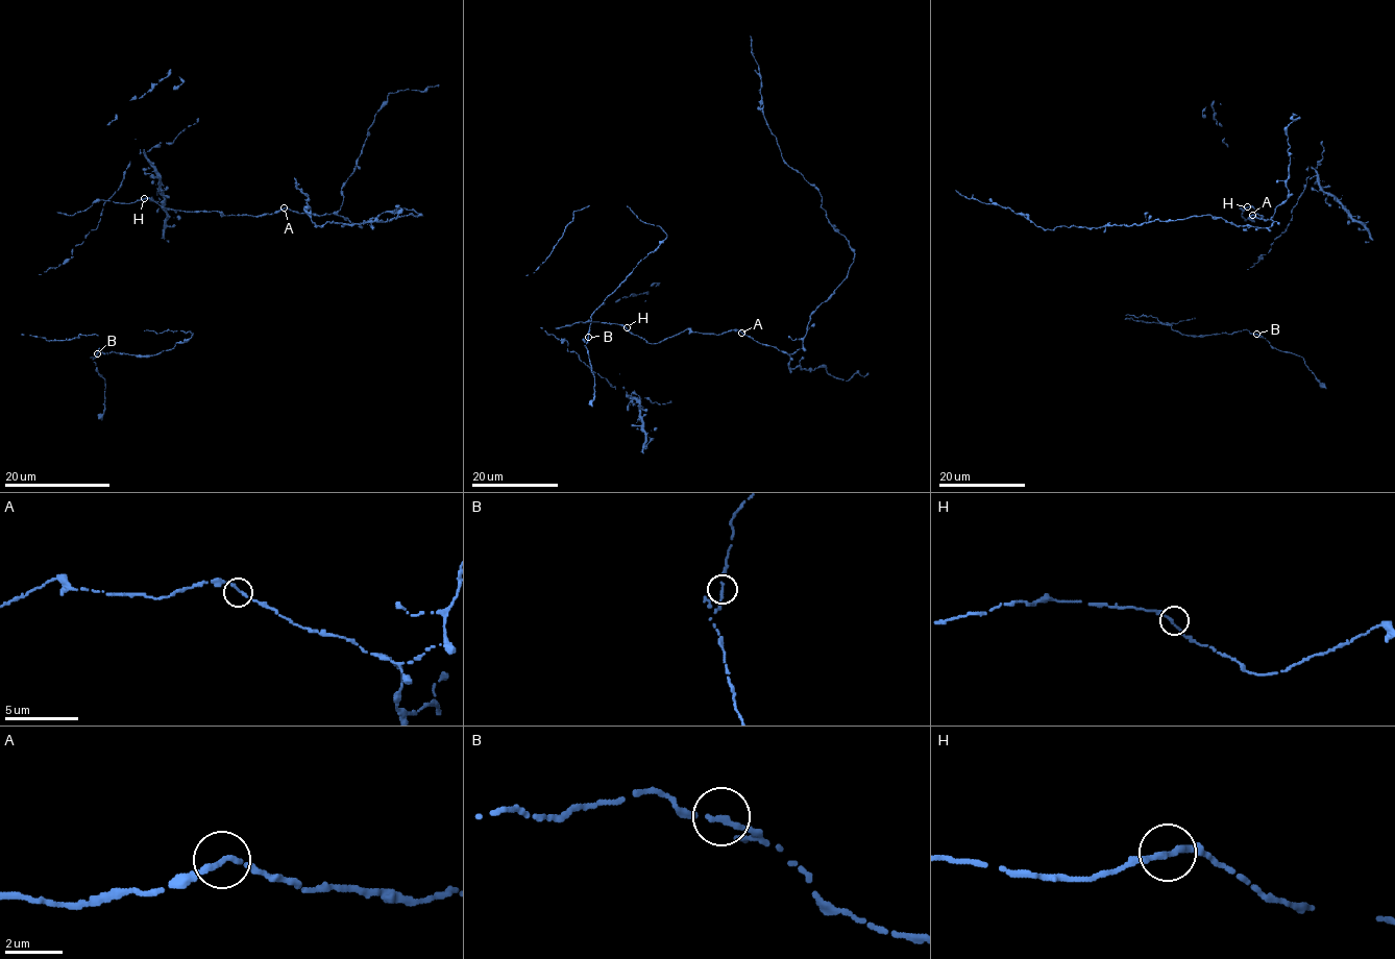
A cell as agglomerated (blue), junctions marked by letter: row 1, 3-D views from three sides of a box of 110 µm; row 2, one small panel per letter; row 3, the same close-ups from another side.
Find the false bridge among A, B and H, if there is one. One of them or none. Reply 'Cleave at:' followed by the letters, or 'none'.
Cleave at: none

